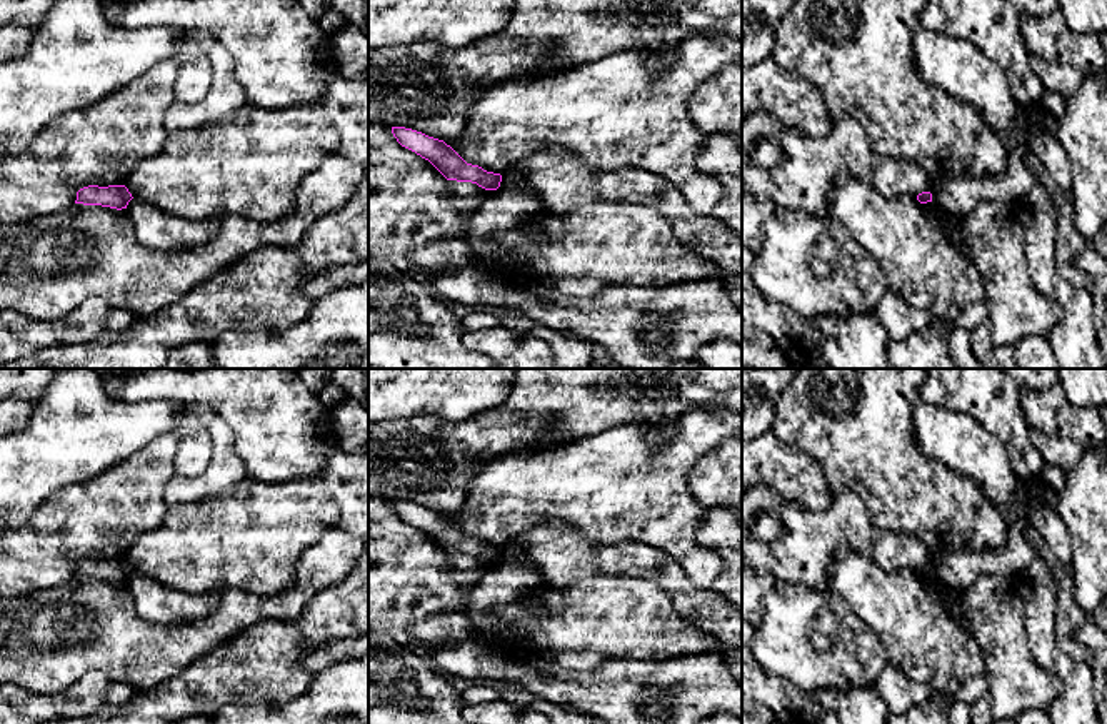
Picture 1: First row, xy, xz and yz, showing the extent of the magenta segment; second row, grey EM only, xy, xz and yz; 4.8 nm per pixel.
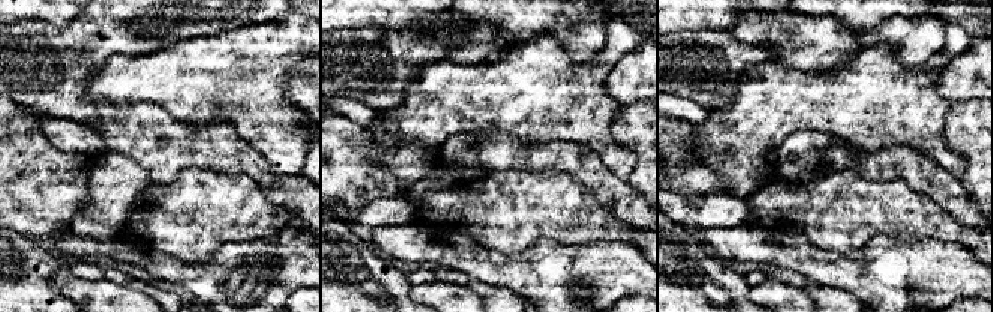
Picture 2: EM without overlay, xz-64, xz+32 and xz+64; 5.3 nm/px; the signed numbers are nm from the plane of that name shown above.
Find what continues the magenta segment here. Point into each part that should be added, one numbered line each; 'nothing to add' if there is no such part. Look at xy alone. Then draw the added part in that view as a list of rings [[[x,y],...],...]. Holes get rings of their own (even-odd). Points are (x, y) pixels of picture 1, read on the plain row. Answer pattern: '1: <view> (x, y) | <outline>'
nothing to add

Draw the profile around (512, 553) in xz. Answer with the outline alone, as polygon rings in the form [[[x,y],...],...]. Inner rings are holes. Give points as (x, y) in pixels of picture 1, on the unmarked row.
[[[508,542],[503,549],[502,549],[502,556],[500,556],[502,562],[527,562],[530,566],[535,566],[535,562],[532,562],[525,552],[522,551],[520,546]]]

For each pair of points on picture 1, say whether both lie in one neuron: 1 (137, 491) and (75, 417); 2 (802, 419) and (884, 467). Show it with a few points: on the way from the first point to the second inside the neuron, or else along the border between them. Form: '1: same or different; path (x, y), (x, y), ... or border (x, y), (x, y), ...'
1: different; border (149, 442), (95, 477), (80, 482)
2: same; path (822, 419), (839, 422), (864, 447)

